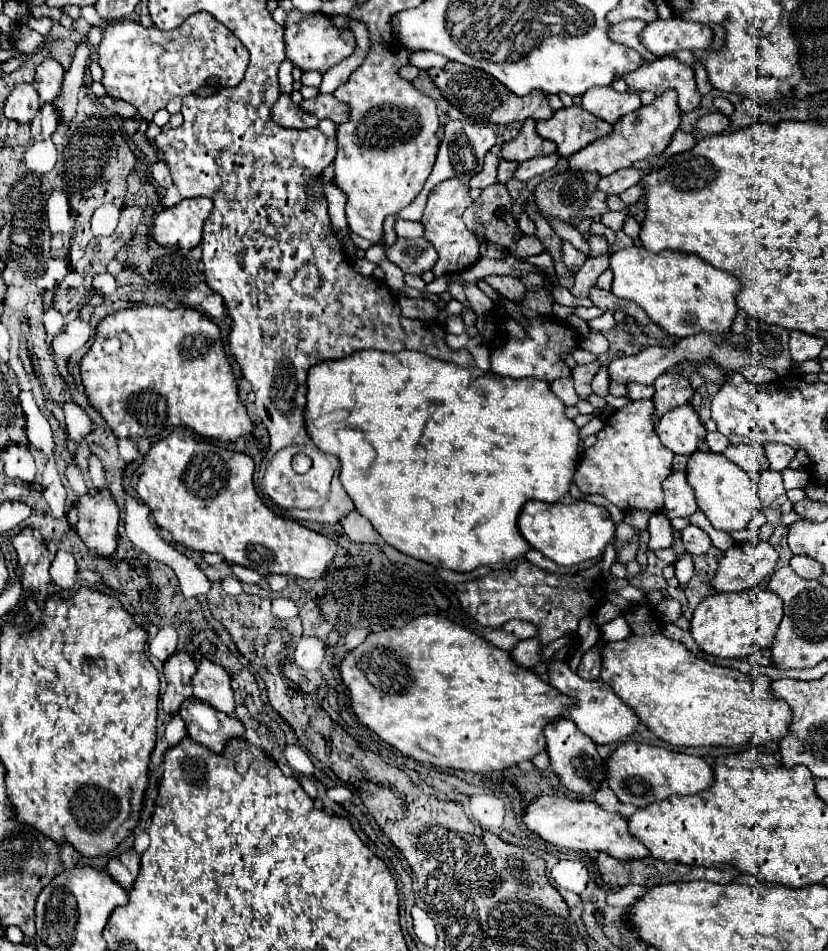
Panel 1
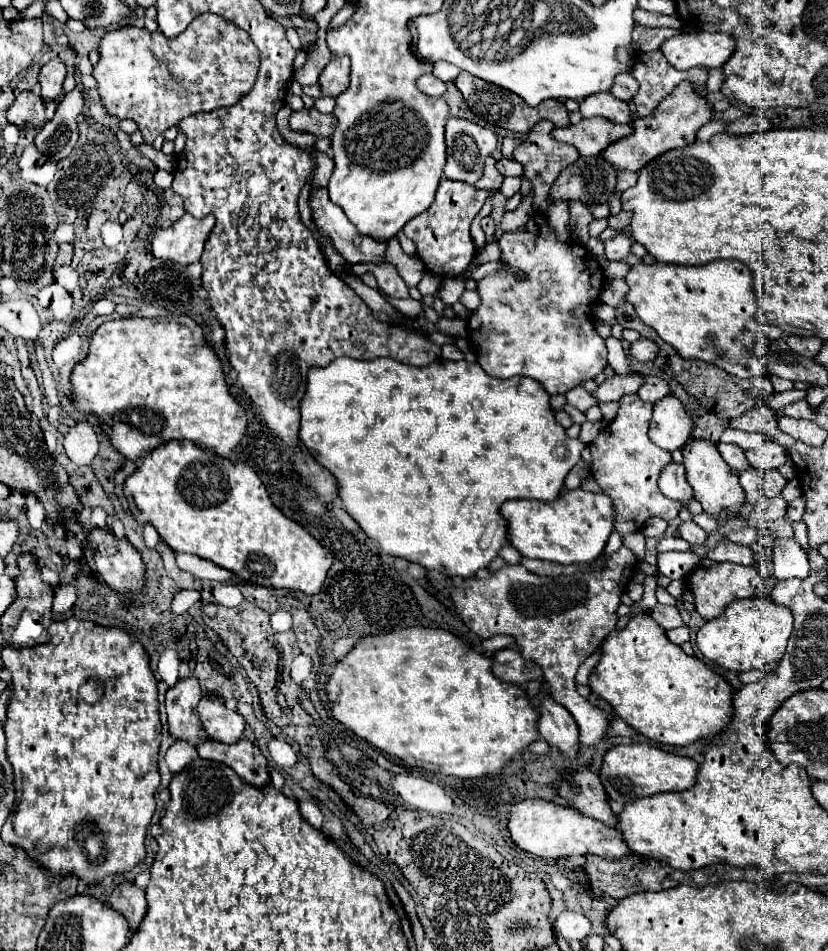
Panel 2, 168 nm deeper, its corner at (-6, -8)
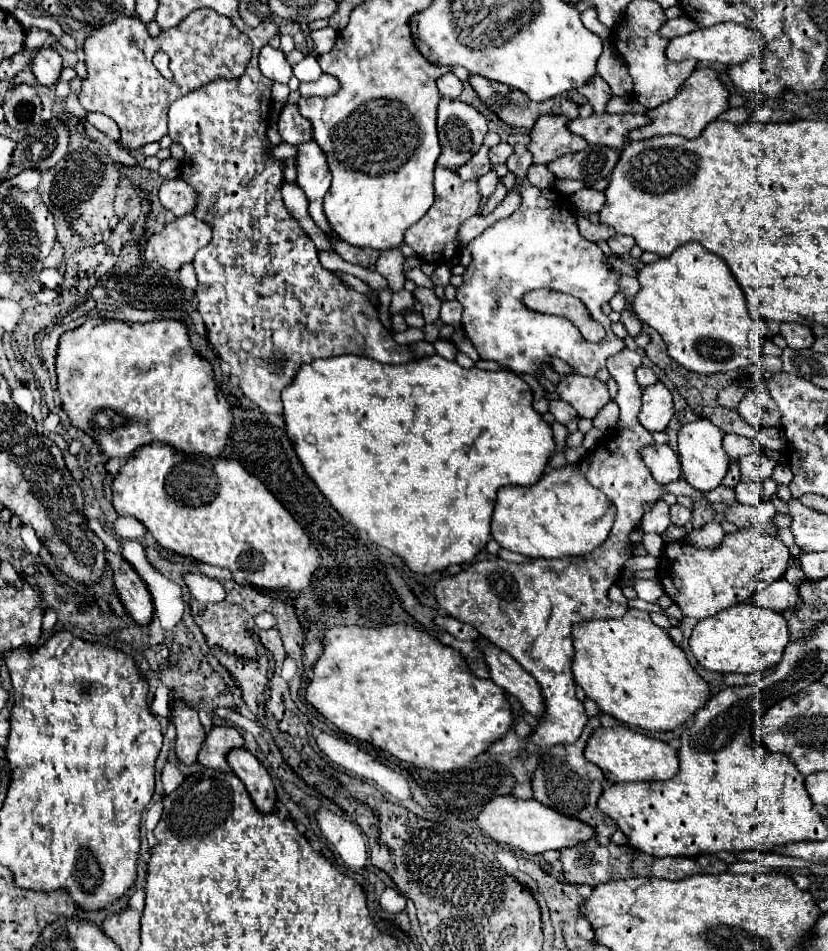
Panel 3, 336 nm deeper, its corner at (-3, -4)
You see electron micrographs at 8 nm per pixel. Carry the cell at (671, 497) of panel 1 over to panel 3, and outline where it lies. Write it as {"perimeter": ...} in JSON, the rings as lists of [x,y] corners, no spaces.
{"perimeter":[[[649,444],[647,448],[641,448],[641,460],[653,472],[657,484],[669,484],[681,478],[677,454],[667,444]]]}

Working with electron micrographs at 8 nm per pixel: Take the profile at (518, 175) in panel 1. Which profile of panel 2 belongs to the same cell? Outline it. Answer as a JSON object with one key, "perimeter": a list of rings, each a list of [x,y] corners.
{"perimeter":[[[504,178],[504,184],[502,184],[500,192],[502,192],[506,198],[512,198],[512,196],[520,190],[520,184],[522,184],[522,178]]]}

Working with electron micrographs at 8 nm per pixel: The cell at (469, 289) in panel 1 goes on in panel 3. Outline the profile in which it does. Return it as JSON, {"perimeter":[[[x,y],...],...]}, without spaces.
{"perimeter":[[[443,264],[443,266],[439,266],[439,268],[433,272],[431,282],[433,282],[433,286],[447,286],[447,284],[449,284],[449,278],[451,278],[449,266]]]}

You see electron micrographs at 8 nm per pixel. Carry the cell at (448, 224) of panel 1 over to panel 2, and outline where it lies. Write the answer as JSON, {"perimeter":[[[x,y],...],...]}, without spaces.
{"perimeter":[[[444,178],[436,190],[432,208],[418,214],[404,226],[404,234],[416,244],[416,254],[432,274],[456,278],[472,264],[476,256],[476,244],[470,236],[470,224],[480,212],[488,194],[488,190],[478,190],[470,184],[460,184]]]}

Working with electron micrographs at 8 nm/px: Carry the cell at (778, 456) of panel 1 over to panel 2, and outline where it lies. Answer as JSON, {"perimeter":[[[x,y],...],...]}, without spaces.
{"perimeter":[[[764,442],[756,450],[746,450],[746,458],[752,466],[760,470],[768,470],[768,468],[784,466],[788,460],[788,452],[776,442]]]}

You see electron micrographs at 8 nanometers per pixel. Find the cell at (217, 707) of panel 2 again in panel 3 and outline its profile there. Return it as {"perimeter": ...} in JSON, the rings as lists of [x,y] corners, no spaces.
{"perimeter":[[[213,726],[207,734],[203,748],[199,752],[199,764],[203,768],[219,770],[225,774],[231,774],[233,770],[227,764],[227,754],[233,748],[243,748],[243,738],[237,730],[225,728],[225,726]]]}

